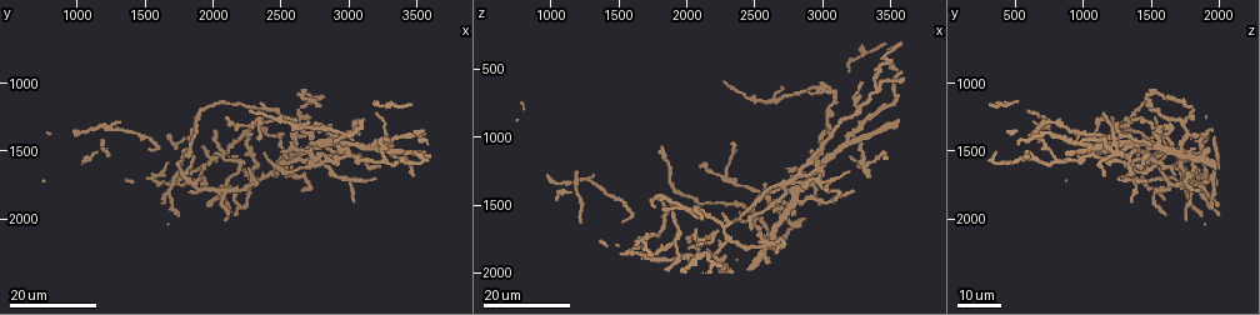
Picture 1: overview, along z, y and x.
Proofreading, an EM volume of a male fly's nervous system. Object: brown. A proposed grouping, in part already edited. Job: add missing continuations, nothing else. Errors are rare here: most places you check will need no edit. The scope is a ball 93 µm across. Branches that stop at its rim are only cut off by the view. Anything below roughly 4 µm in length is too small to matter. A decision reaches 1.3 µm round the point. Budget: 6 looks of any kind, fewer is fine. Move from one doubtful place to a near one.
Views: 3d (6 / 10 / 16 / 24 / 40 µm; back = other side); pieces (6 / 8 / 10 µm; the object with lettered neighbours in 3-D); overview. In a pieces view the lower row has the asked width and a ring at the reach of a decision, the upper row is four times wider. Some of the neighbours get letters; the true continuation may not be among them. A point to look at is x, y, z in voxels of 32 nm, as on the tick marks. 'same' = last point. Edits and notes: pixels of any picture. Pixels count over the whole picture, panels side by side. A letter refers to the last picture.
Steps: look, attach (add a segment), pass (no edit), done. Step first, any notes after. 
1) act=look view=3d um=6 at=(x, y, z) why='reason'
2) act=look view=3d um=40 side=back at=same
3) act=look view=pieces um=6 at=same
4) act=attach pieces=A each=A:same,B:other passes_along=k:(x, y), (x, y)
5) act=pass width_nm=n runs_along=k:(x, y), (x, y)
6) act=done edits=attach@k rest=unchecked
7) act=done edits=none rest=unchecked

act=look view=3d um=16 at=(2360, 1420, 1040) why='an open end'

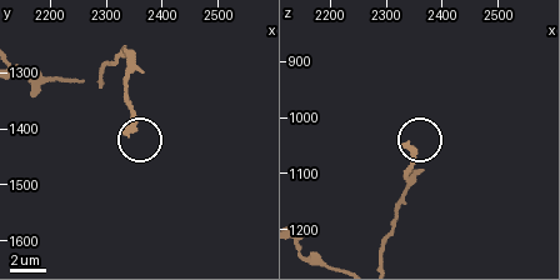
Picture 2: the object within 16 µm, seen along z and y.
act=look view=pieces um=10 at=(2340, 1410, 1050)

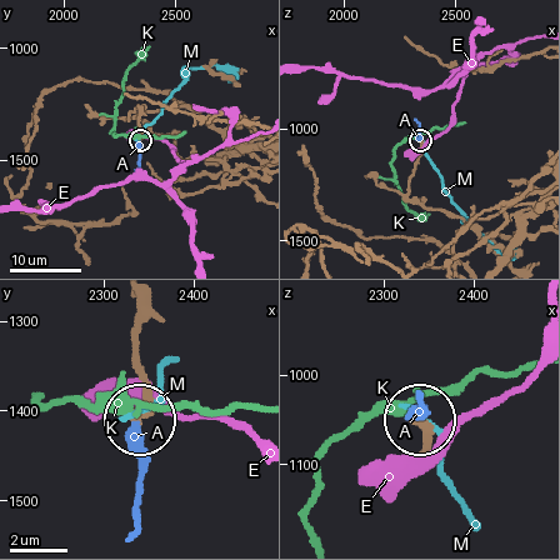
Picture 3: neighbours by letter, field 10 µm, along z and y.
act=attach pieces=A width_nm=280 each=A:same,E:other,K:other,M:other found='it goes on there'

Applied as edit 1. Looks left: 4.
act=look view=overview

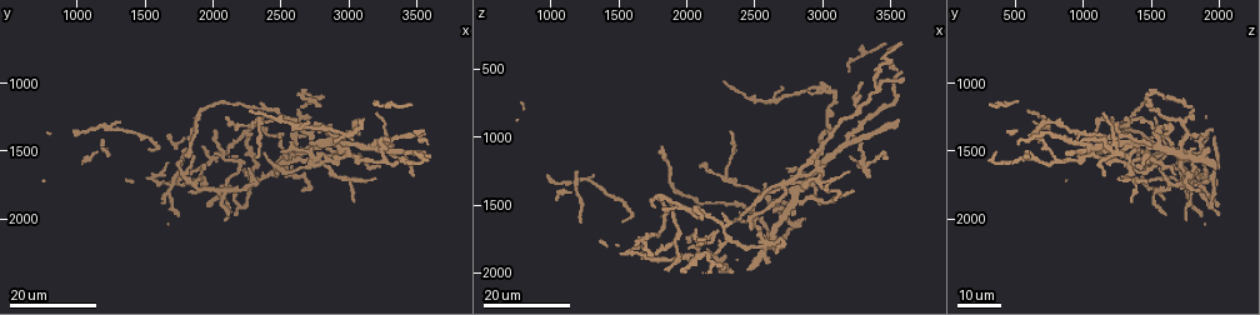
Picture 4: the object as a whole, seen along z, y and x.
act=look view=3d um=24 at=(3280, 1440, 600) why='free end'

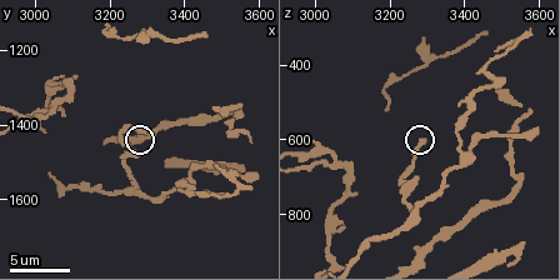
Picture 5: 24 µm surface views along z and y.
act=look view=pieces um=10 at=(3300, 1410, 600) why='what lies round it'

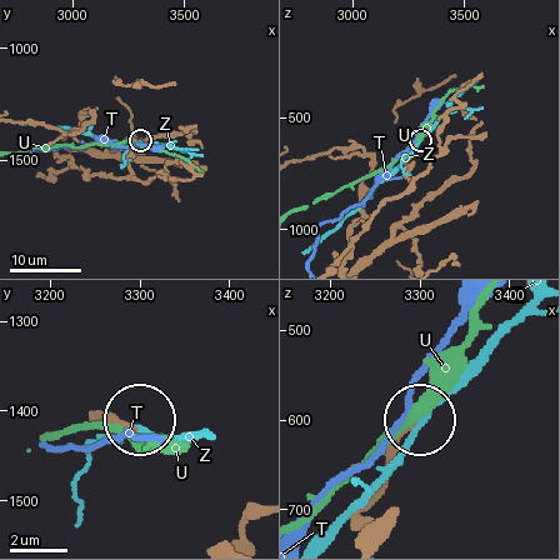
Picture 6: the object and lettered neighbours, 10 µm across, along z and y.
act=pass width_nm=240 each=T:other,U:other,Z:other found='none of them fits'

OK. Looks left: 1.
act=look view=pieces um=10 at=(3200, 1140, 510) why='long arm stops here'

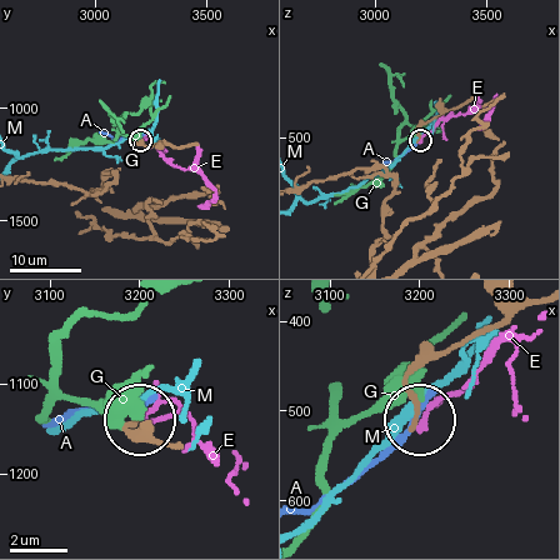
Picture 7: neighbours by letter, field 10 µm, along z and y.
act=pass each=A:other,E:other,G:other,M:other found='no lettered segment goes on from it'

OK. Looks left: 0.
act=done edits=attach@3 rest=unchecked

